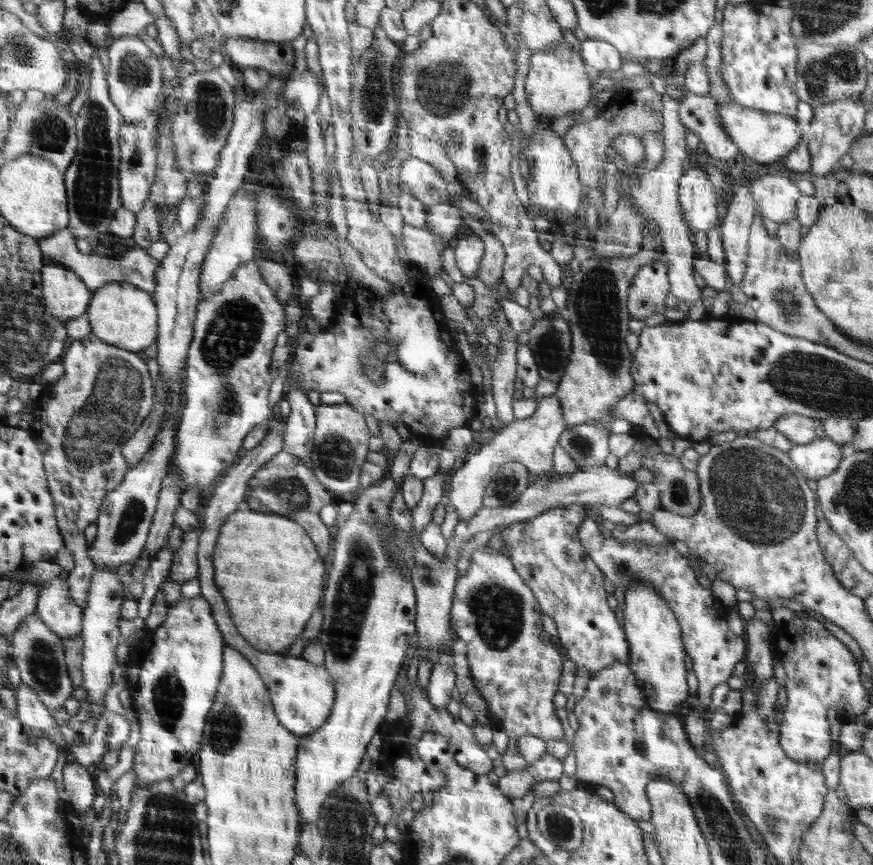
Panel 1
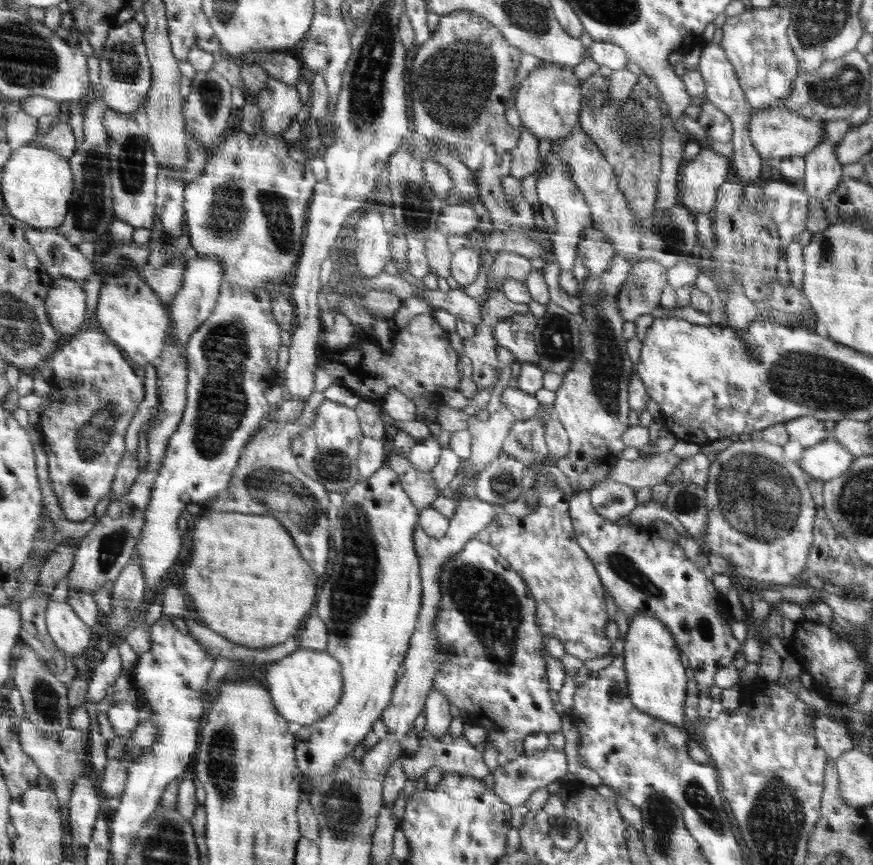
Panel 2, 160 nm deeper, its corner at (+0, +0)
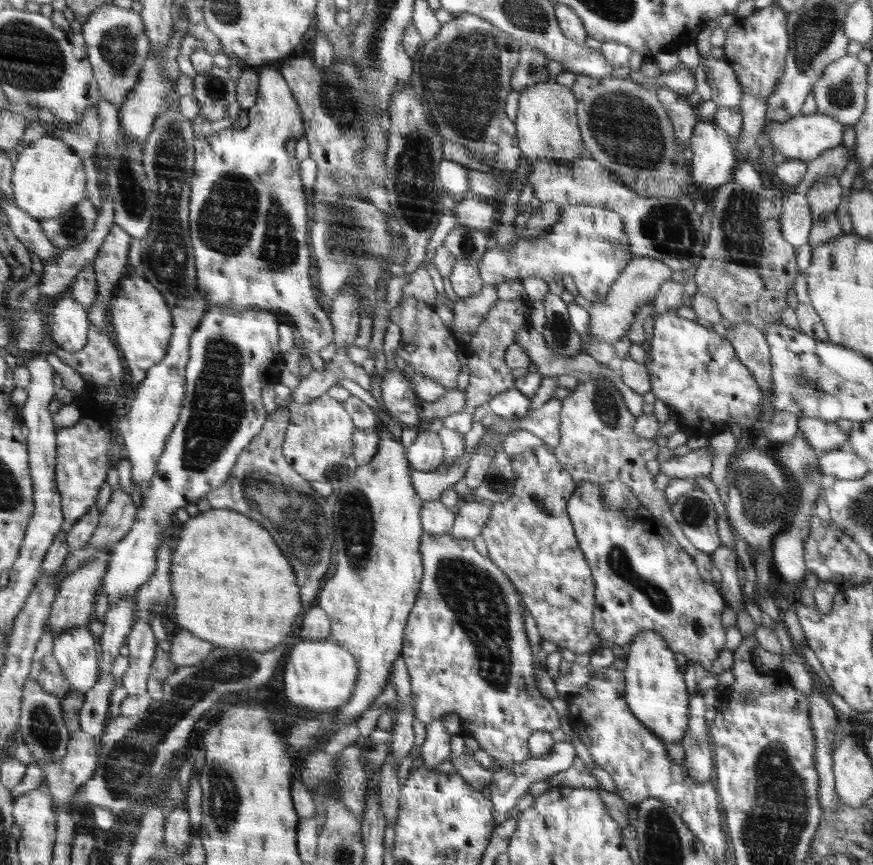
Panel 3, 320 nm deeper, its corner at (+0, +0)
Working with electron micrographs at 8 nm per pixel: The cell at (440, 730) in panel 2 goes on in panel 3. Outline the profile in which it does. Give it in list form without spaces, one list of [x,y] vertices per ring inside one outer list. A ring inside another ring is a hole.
[[[440,718],[426,725],[426,738],[421,747],[420,759],[428,770],[436,770],[438,764],[449,760],[450,736]]]

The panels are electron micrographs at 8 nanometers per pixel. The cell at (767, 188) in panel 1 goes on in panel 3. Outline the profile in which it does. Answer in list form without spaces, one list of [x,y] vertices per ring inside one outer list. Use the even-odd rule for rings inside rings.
[[[794,192],[782,193],[784,212],[781,214],[781,229],[786,242],[795,249],[809,242],[809,234],[813,225],[808,199]]]

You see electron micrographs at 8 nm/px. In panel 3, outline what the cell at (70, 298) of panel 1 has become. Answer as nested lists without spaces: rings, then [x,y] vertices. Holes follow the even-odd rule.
[[[72,295],[55,298],[50,326],[53,348],[70,353],[85,349],[90,324],[88,308],[82,307]]]

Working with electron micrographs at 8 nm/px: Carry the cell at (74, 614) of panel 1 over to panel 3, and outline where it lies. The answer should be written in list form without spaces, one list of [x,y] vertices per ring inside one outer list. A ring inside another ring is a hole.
[[[87,626],[67,628],[64,632],[54,636],[53,655],[70,684],[69,690],[79,690],[85,693],[92,689],[100,679],[100,662],[95,649],[97,642],[98,639]]]

